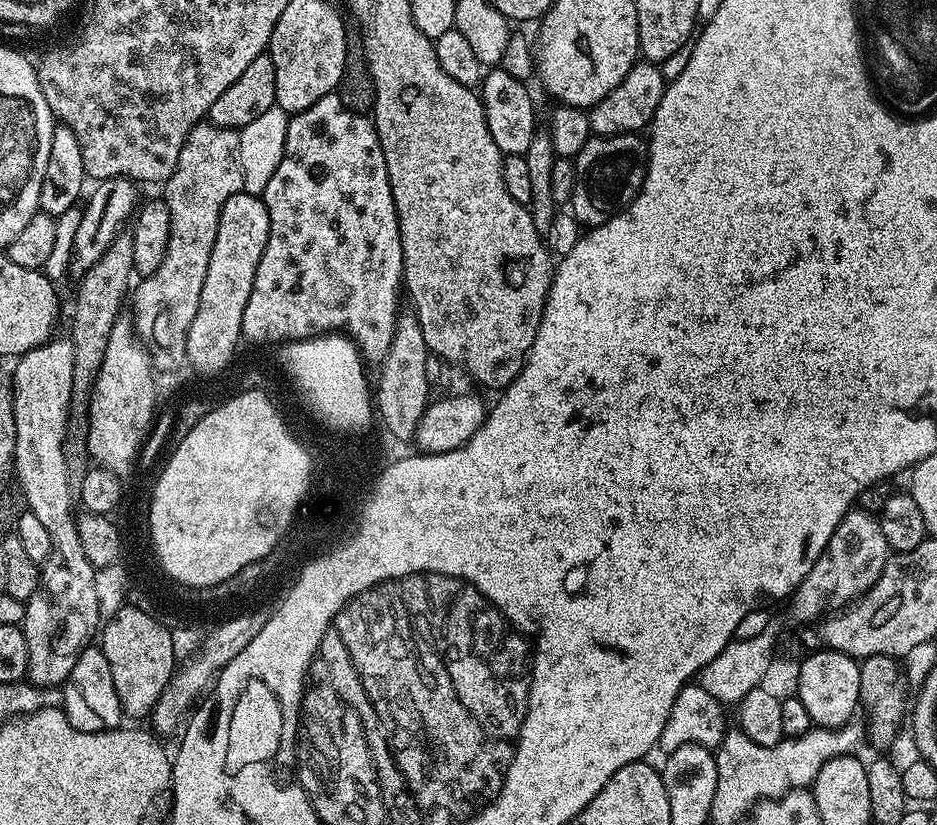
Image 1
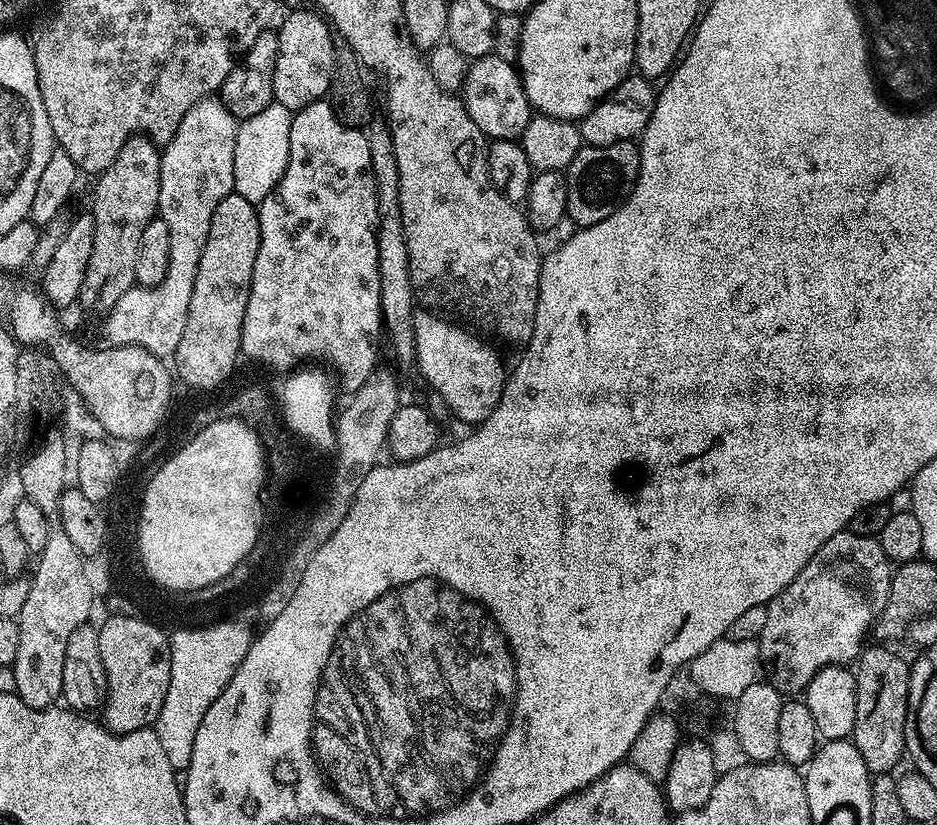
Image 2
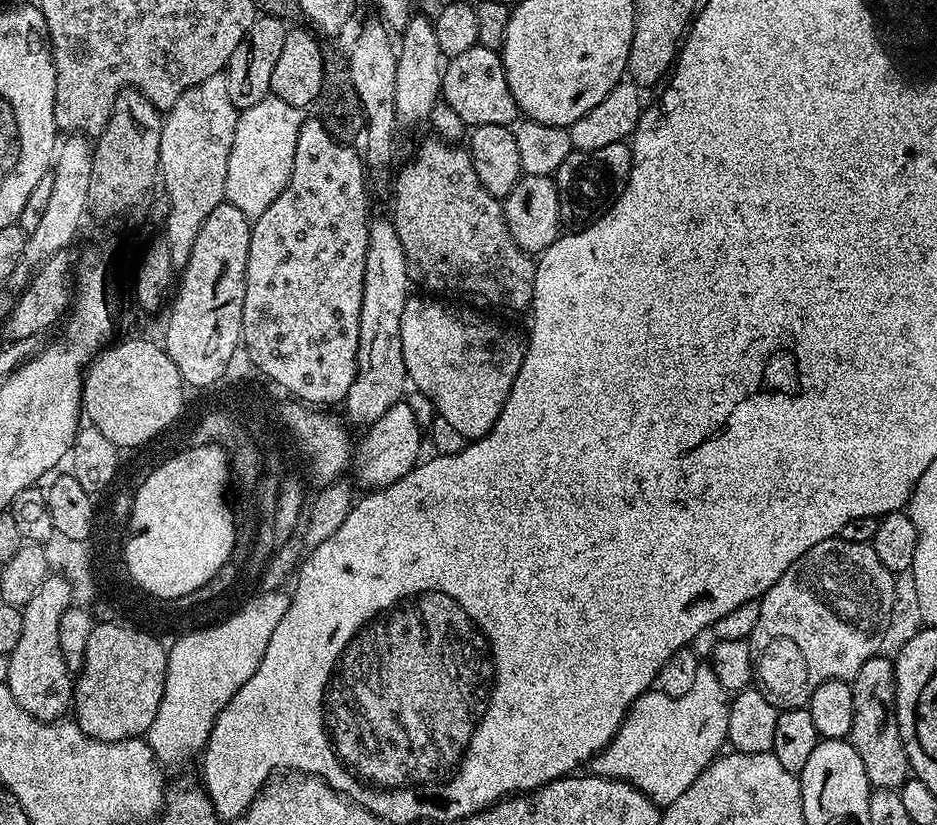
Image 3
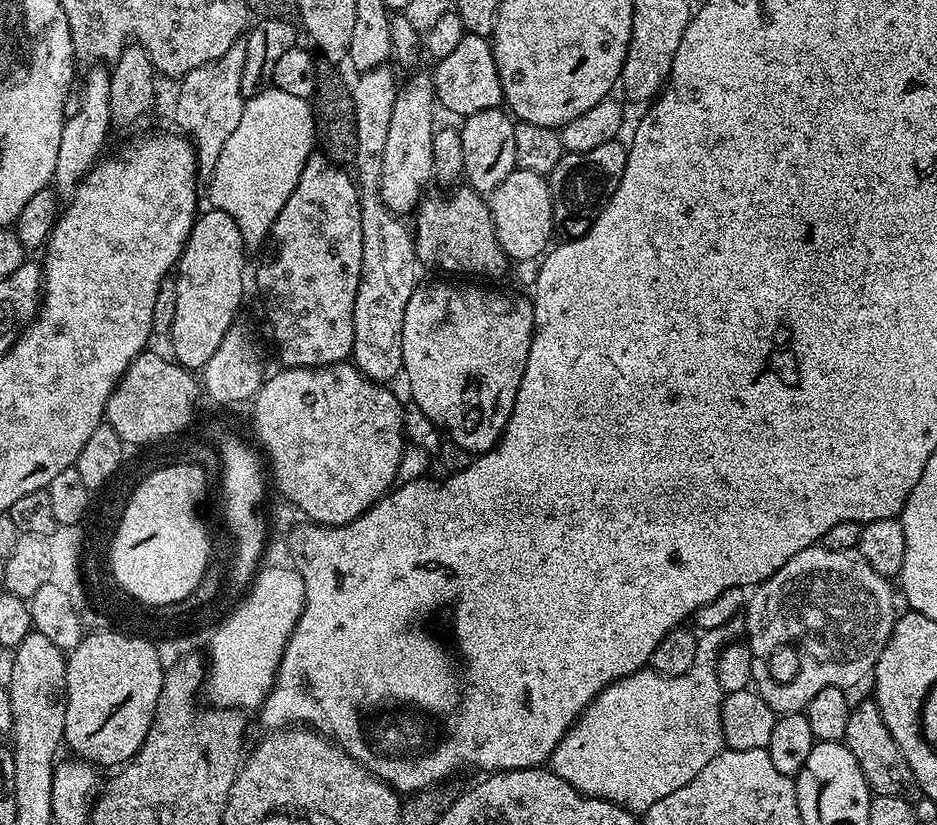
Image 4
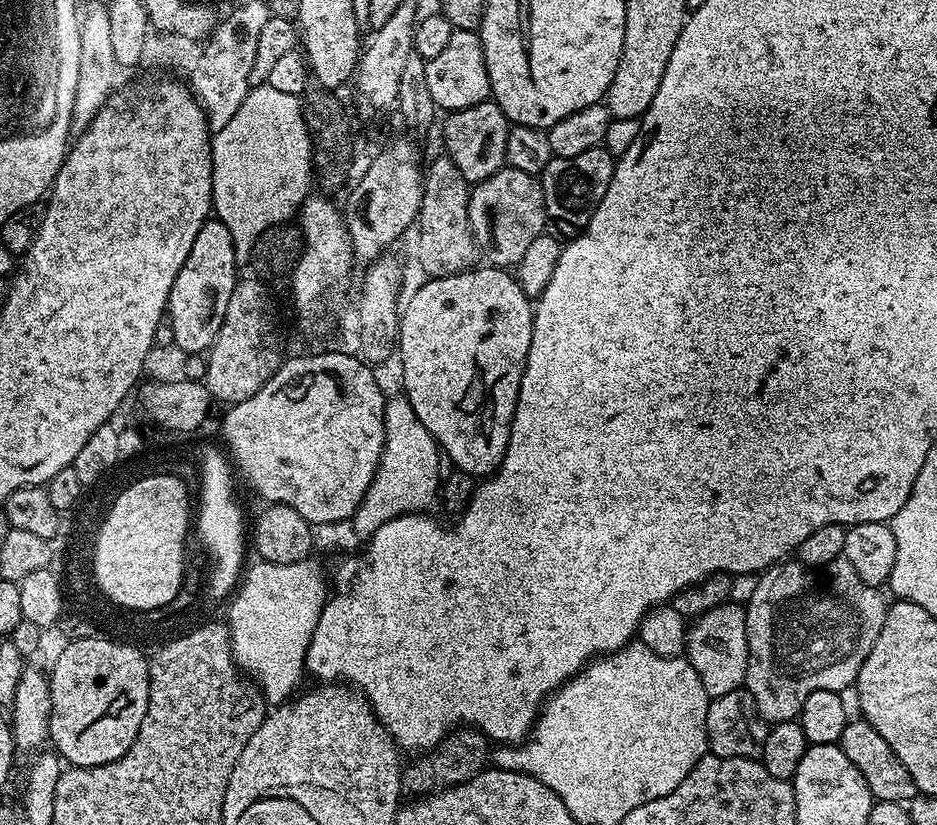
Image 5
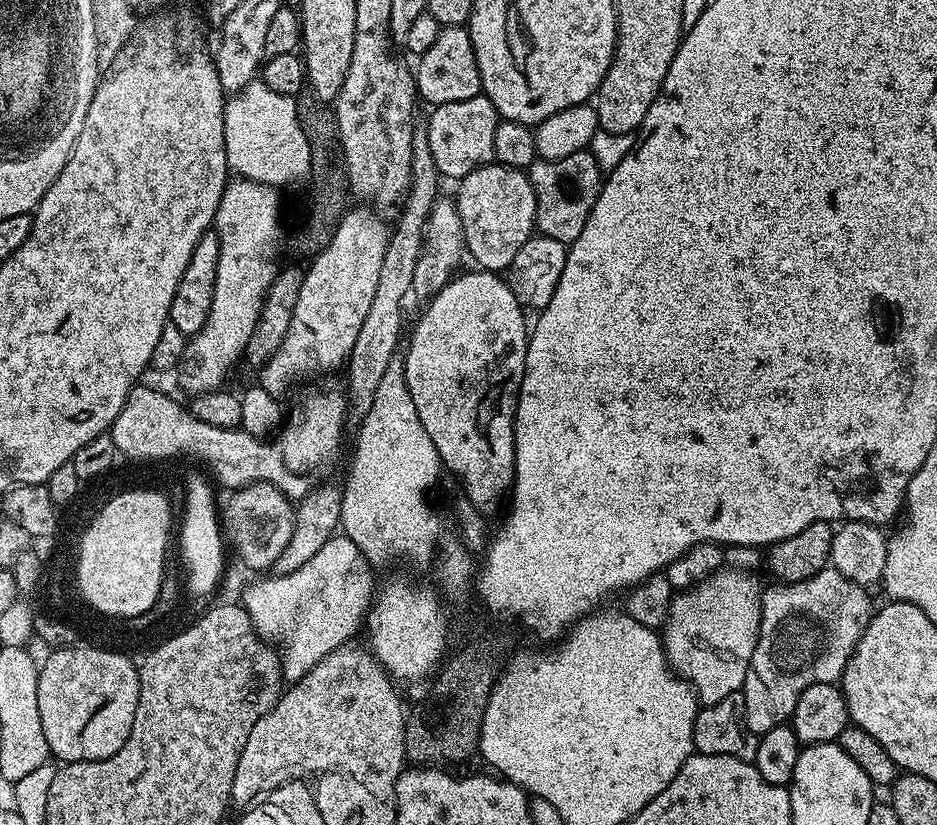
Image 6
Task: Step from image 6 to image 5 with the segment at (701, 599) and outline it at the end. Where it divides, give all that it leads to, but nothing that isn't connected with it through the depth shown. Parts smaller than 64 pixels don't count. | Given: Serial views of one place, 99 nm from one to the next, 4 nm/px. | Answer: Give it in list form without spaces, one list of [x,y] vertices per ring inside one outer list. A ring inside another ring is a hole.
[[[726,602],[697,617],[687,629],[685,655],[698,671],[703,688],[711,699],[739,691],[744,685],[749,646],[746,638],[745,609]]]

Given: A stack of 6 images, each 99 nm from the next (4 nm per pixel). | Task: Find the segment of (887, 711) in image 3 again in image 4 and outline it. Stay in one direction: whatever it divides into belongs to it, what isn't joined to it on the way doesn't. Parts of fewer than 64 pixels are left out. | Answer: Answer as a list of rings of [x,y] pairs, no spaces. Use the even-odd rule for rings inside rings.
[[[868,698],[861,704],[851,705],[846,722],[846,734],[842,742],[848,747],[850,754],[854,754],[854,762],[858,762],[858,770],[862,770],[868,783],[868,790],[873,796],[902,798],[912,802],[921,795],[914,778],[914,770],[910,770],[910,762],[902,758],[898,742],[894,742],[890,730],[886,730],[886,722],[882,722],[882,714],[875,699]]]

